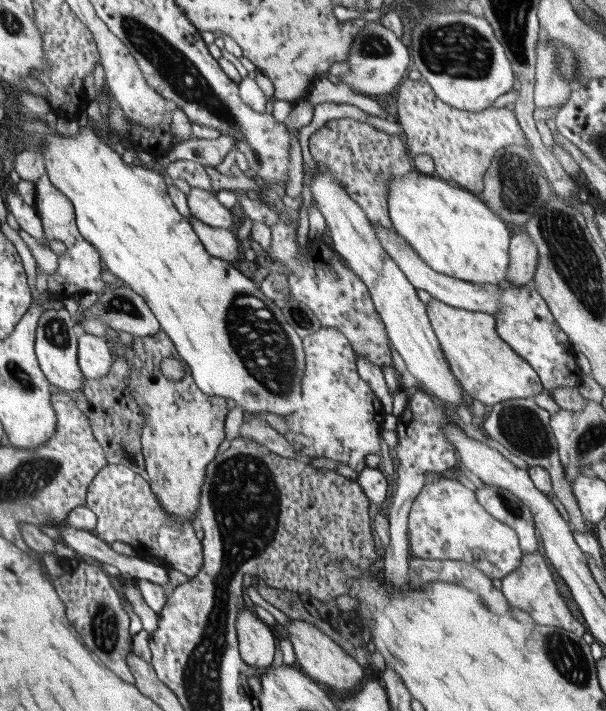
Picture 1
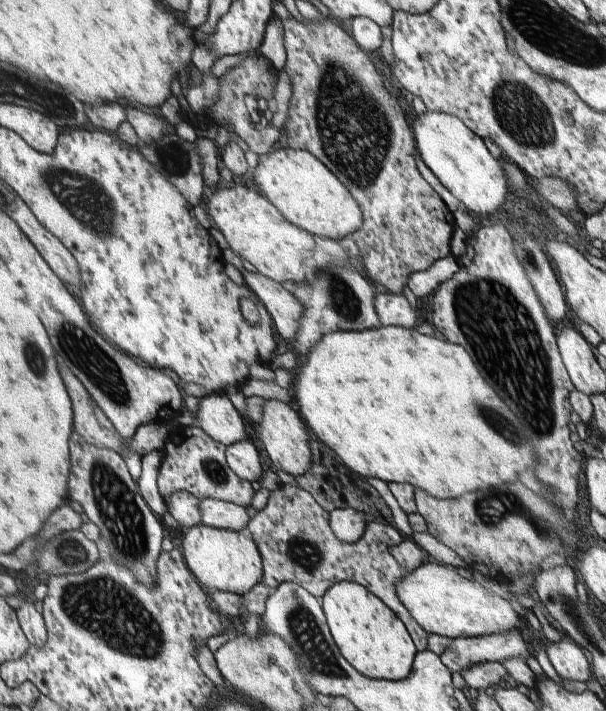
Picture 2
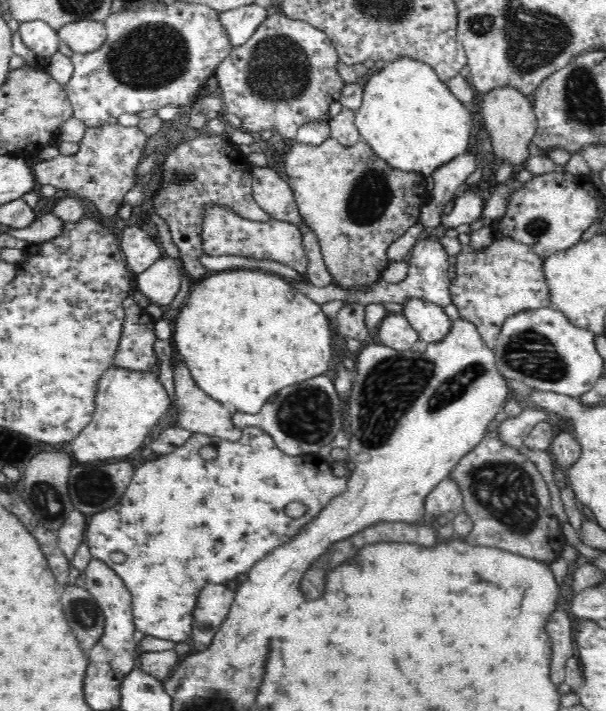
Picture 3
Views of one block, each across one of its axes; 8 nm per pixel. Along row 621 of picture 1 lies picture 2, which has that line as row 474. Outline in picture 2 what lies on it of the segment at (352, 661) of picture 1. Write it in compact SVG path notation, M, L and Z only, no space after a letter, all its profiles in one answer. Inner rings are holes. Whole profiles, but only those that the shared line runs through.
M266 400L262 406L262 420L255 423L252 428L255 440L260 442L260 447L267 454L273 470L282 470L292 474L295 478L308 474L313 468L308 450L308 432L300 422L300 416L294 408L278 400Z

